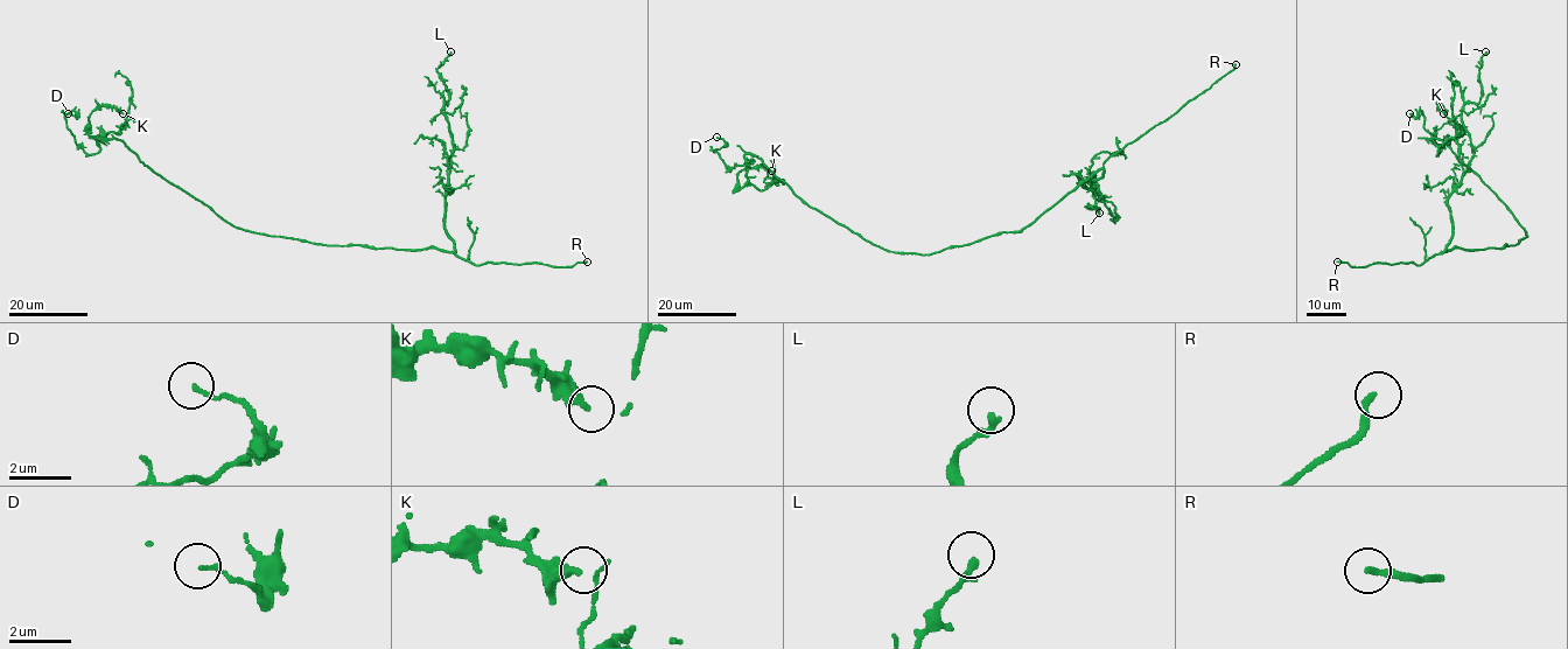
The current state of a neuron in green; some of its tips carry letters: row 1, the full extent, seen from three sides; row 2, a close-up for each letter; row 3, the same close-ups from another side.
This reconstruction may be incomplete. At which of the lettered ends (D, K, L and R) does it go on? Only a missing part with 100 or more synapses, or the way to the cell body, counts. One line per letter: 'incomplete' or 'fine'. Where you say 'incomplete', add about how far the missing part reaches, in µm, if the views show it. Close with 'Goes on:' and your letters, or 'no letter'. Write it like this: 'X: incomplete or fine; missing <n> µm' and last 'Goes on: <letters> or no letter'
D: fine
K: fine
L: fine
R: incomplete; missing 35 µm
Goes on: R

